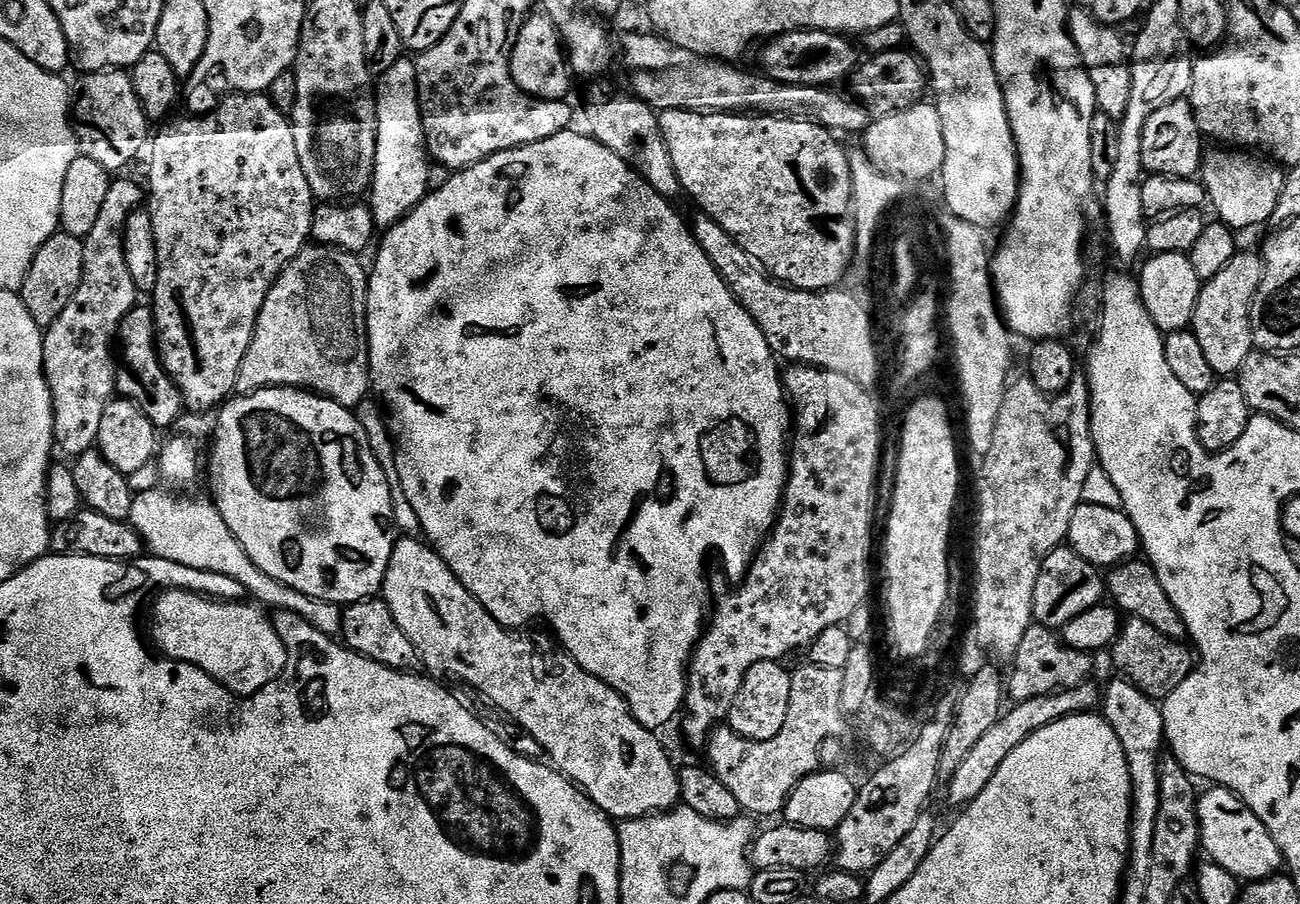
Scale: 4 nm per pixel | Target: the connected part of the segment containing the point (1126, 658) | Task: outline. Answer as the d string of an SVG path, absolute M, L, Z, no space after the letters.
M1137 616L1123 621L1120 637L1113 642L1110 655L1113 666L1120 671L1117 673L1129 680L1135 688L1142 690L1142 694L1157 702L1174 694L1174 690L1186 682L1194 667L1194 652L1187 643L1166 638L1166 634L1158 634L1150 622L1142 622L1142 618Z

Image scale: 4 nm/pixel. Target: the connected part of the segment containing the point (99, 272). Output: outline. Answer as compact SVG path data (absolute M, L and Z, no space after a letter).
M113 179L96 225L90 229L90 234L82 237L82 282L74 298L70 298L70 306L66 306L66 310L62 310L62 314L58 314L58 318L44 332L44 376L48 380L52 395L55 447L59 451L61 448L69 458L93 451L97 447L96 439L98 429L102 427L102 414L116 392L117 361L114 359L113 344L117 339L122 318L126 318L126 314L130 314L130 310L138 304L134 278L130 278L130 270L126 270L124 235L126 224L130 222L130 214L141 211L146 192L141 181L139 184L136 180L119 179Z

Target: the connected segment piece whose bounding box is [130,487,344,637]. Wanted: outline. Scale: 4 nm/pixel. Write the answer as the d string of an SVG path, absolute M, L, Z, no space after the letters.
M152 488L149 492L137 491L132 498L130 523L132 529L144 539L145 549L151 555L166 558L170 562L178 562L182 566L190 566L194 570L210 570L214 574L226 574L226 578L234 578L242 582L245 593L253 601L272 610L298 614L306 618L310 626L314 626L327 636L335 637L340 632L340 623L344 617L341 605L310 598L270 578L270 574L258 570L250 554L242 550L238 538L230 534L230 526L226 526L222 514L211 499L179 500L176 497L179 495L175 491L160 488Z

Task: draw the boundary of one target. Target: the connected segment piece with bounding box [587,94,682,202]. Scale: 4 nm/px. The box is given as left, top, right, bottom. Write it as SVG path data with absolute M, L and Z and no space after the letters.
M635 94L627 95L600 96L597 100L590 101L588 104L587 131L598 142L602 142L602 146L606 146L606 150L614 150L614 154L618 154L618 158L622 158L622 162L629 164L658 195L669 202L675 201L675 196L681 195L682 189L678 174L674 170L674 162L670 162L670 154L666 150L666 142L662 138L657 109L651 108L645 100L641 100Z

